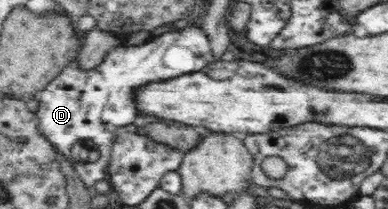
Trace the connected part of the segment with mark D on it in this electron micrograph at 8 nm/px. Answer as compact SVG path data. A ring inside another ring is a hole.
M195 24L156 36L140 46L112 50L103 64L90 72L80 71L76 63L70 64L37 94L40 106L35 115L40 121L40 130L72 163L84 189L93 192L93 186L109 174L112 147L118 131L132 125L137 117L136 107L132 103L132 90L150 80L166 80L201 71L212 59L211 52L207 32ZM80 142L90 142L100 156L94 162L78 162L72 156L72 148Z

